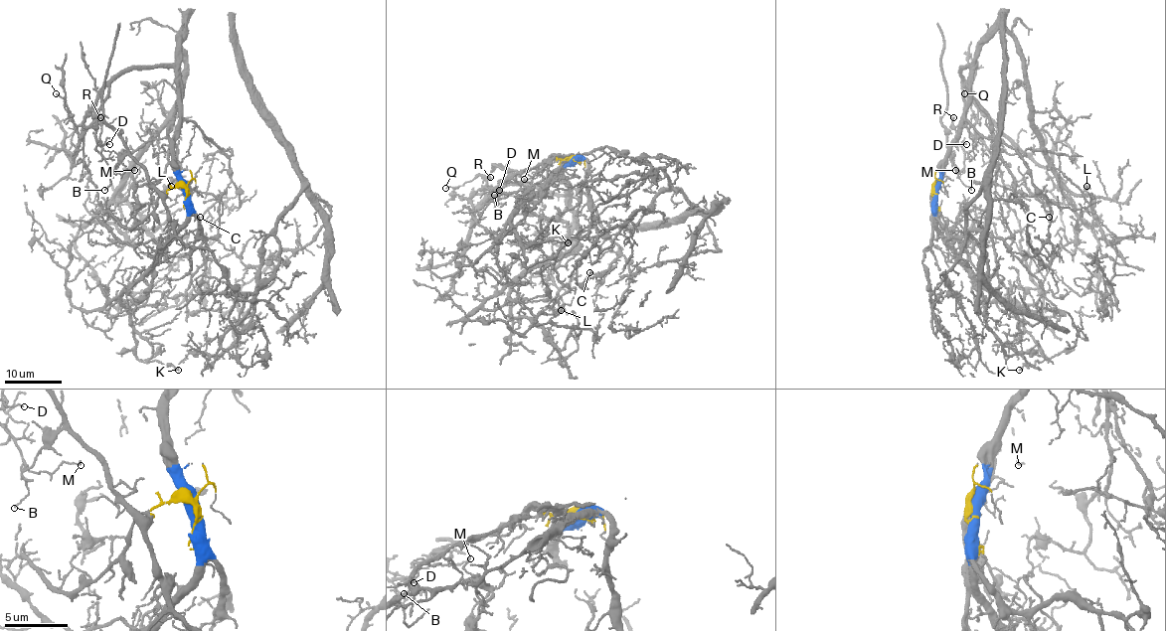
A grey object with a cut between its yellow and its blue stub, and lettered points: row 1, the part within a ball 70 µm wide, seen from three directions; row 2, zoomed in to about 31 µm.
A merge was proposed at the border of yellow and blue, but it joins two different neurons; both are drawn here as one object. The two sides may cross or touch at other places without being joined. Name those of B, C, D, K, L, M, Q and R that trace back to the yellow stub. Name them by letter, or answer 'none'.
B, D, M, Q, R

